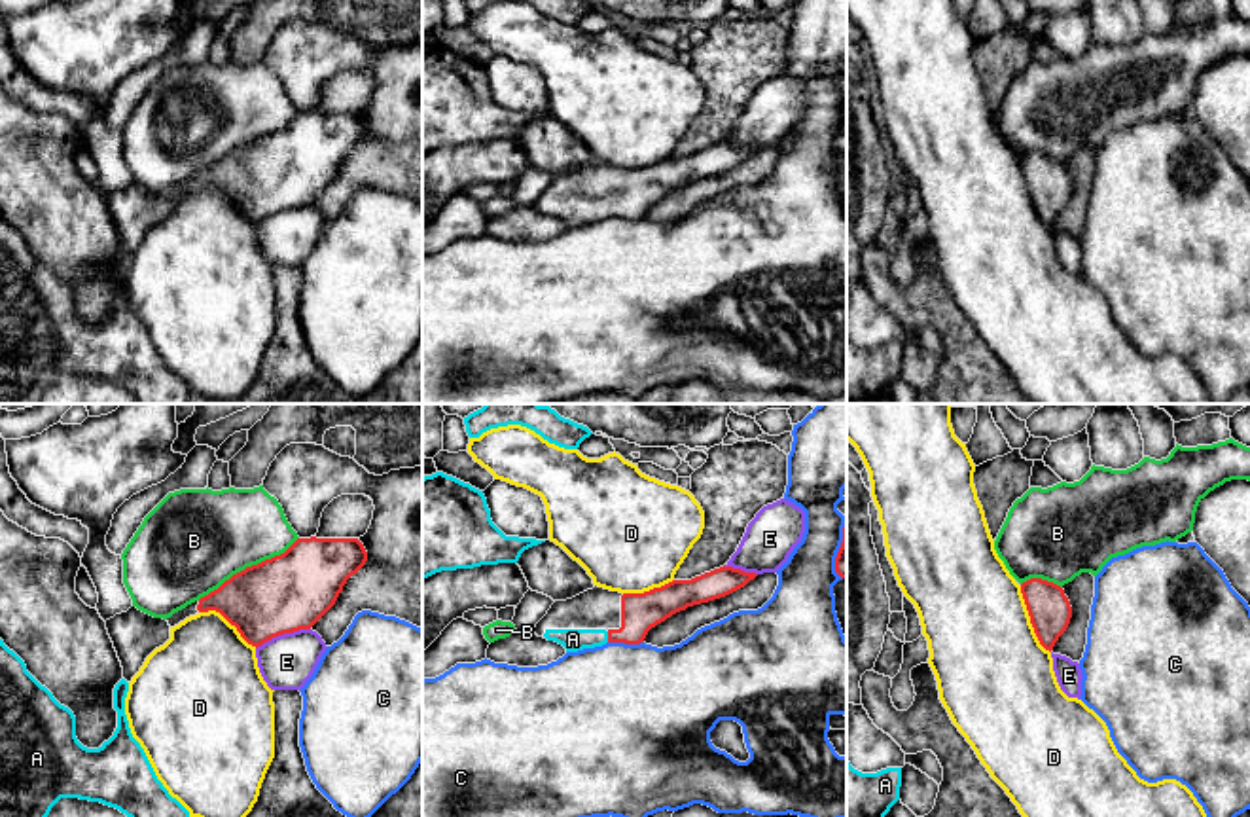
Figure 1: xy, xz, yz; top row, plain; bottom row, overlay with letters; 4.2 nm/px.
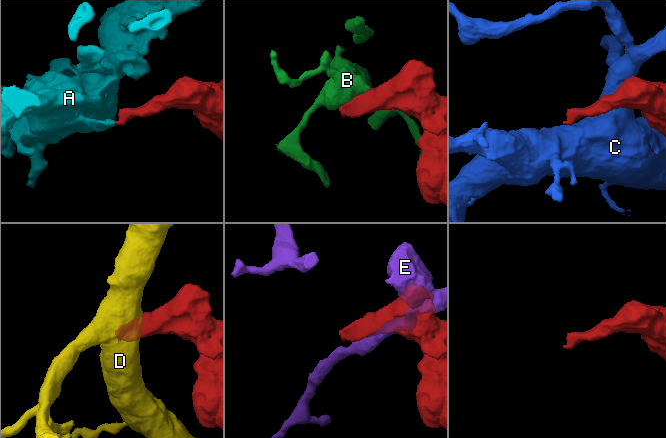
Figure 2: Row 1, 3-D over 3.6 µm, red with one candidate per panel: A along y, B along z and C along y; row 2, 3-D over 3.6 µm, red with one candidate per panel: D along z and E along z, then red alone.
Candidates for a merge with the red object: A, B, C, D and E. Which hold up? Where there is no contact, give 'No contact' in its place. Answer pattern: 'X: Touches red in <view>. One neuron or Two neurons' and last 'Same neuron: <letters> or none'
A: Touches red in xz. One neuron
B: Touches red in xy. Two neurons
C: Touches red in xz. Two neurons
D: Touches red in yz. Two neurons
E: Touches red in xy. Two neurons
Same neuron: A

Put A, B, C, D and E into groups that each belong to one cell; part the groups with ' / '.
A / B / C / D / E

